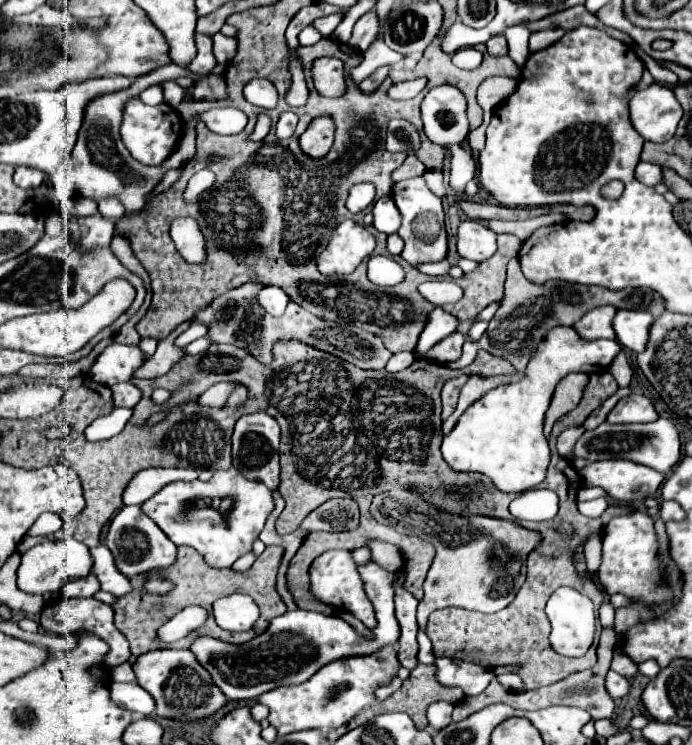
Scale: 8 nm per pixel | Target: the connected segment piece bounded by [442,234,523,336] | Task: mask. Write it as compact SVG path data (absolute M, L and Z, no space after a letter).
M497 235L497 252L495 252L487 262L481 262L475 272L469 272L469 274L465 274L461 280L455 280L455 282L465 290L465 296L463 296L457 304L447 304L442 308L445 312L453 314L453 316L459 320L457 332L461 332L463 336L467 336L469 328L475 324L475 316L477 316L485 306L489 306L493 300L501 300L501 298L503 298L503 282L505 282L507 262L519 254L519 249L521 249L522 244L523 242L515 235Z

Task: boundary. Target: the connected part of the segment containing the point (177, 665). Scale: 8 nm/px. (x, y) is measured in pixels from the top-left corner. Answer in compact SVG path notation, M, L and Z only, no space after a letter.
M151 650L137 658L133 664L137 684L145 688L155 700L155 714L161 718L177 720L201 720L225 704L223 692L213 684L211 674L197 662L191 650Z

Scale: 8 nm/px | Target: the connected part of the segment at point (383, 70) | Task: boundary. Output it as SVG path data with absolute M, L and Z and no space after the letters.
M382 66L375 70L371 76L360 83L361 91L365 92L365 94L373 93L388 76L389 70L391 70L391 66Z

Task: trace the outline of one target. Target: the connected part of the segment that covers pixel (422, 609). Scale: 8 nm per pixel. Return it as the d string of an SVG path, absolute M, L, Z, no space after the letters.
M393 488L377 494L371 502L369 512L379 524L389 526L401 534L423 538L433 546L435 542L441 542L441 550L437 552L437 558L433 558L425 580L425 596L417 608L417 622L423 631L431 612L447 606L457 606L483 614L499 612L509 602L513 602L525 582L525 562L527 554L531 552L531 532L511 520L451 514L435 508L409 488Z

